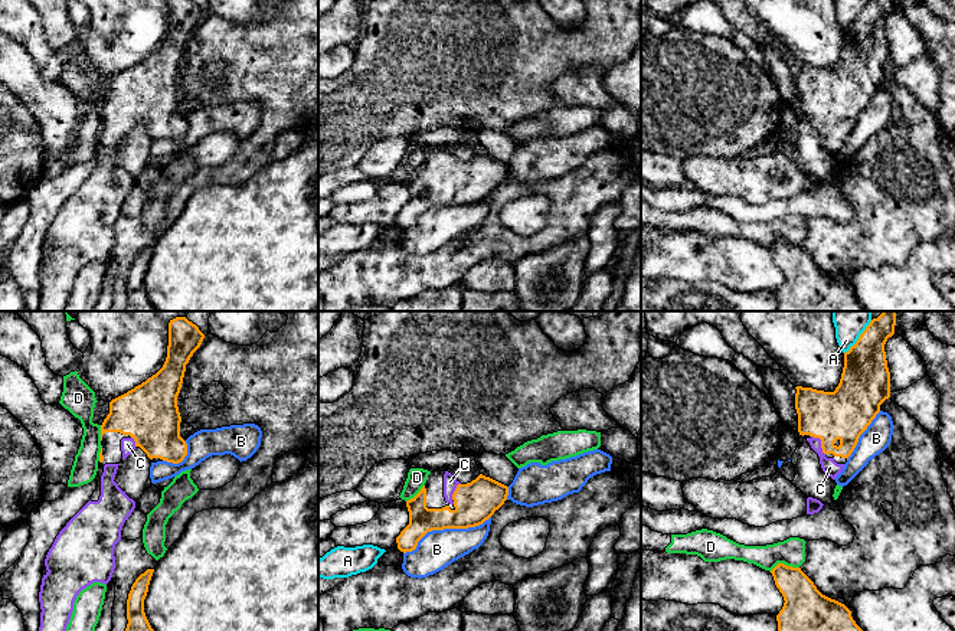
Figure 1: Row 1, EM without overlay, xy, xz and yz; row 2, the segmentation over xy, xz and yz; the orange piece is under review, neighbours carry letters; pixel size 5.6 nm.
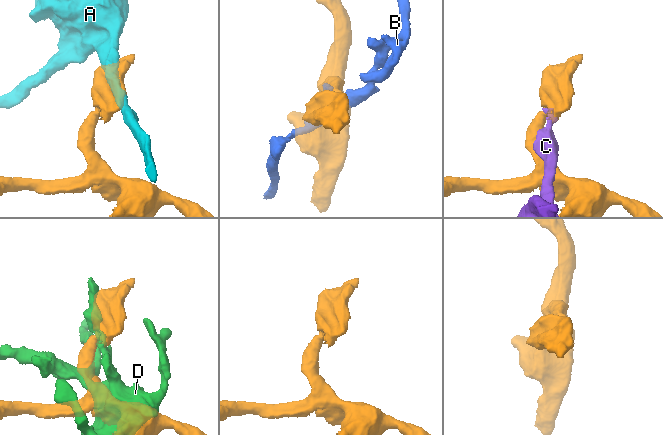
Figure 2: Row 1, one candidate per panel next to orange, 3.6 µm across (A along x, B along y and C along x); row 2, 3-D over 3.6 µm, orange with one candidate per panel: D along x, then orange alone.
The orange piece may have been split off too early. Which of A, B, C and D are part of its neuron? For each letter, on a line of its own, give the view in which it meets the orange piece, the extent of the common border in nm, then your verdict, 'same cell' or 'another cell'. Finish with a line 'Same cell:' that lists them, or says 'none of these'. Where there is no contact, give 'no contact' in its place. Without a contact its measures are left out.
A: yz | 220 nm | another cell
B: xz | 550 nm | another cell
C: yz | 130 nm | same cell
D: yz | 170 nm | another cell
Same cell: C

